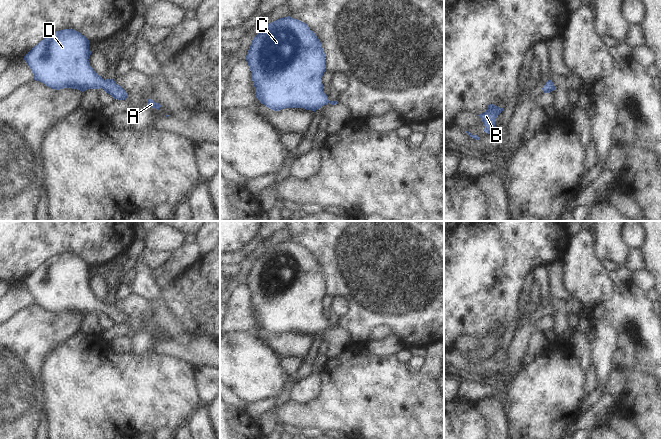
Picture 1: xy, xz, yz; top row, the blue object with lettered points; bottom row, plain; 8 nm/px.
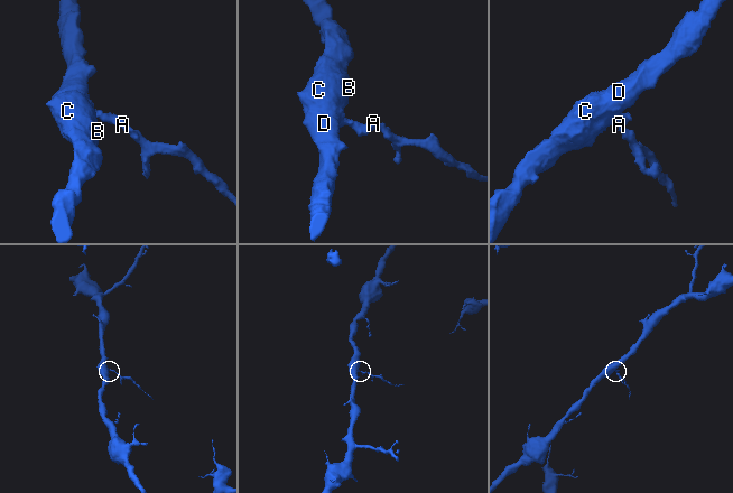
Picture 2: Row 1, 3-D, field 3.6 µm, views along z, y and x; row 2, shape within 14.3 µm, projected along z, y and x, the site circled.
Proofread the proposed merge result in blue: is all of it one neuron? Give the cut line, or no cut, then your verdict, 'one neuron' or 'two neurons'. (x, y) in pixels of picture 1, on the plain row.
cut none; one neuron

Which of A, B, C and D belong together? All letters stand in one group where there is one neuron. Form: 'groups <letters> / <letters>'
groups A B C D

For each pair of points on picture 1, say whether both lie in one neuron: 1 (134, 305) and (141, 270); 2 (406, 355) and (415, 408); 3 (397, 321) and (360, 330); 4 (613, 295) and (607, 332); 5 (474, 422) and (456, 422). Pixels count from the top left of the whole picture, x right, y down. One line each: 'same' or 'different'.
1: different
2: different
3: same
4: different
5: same

